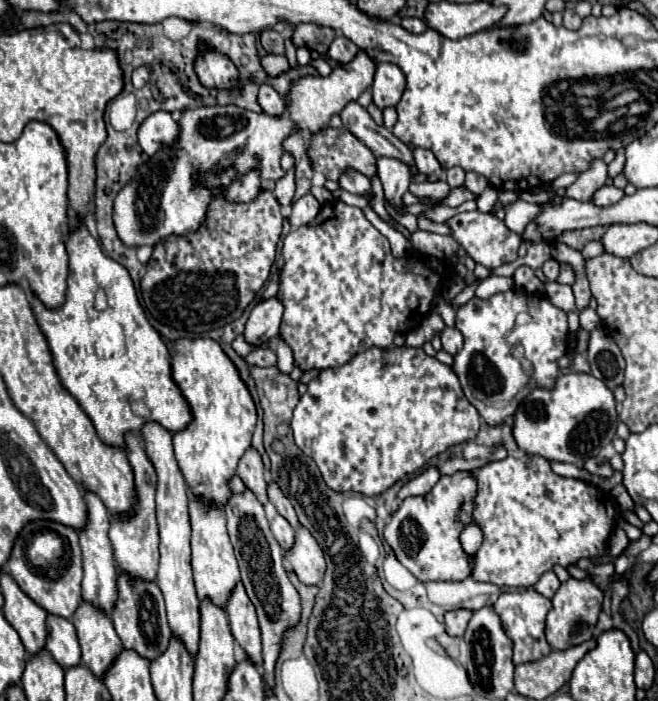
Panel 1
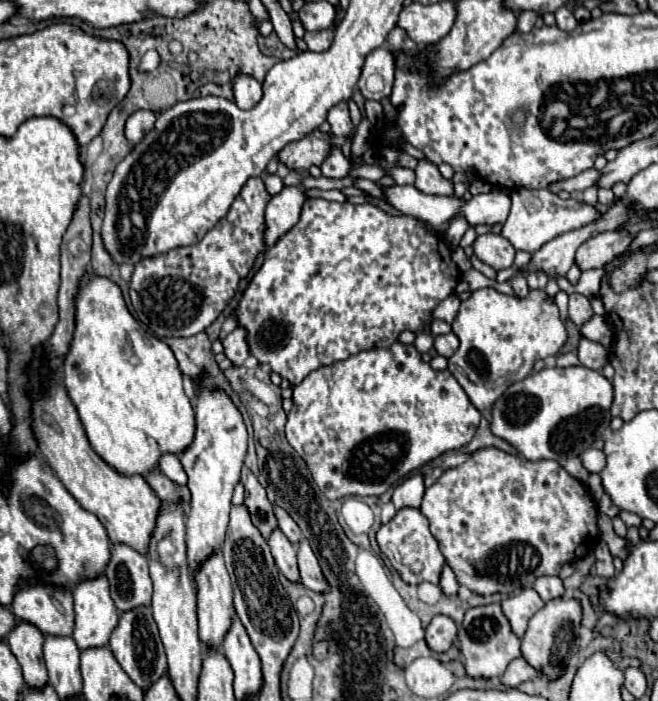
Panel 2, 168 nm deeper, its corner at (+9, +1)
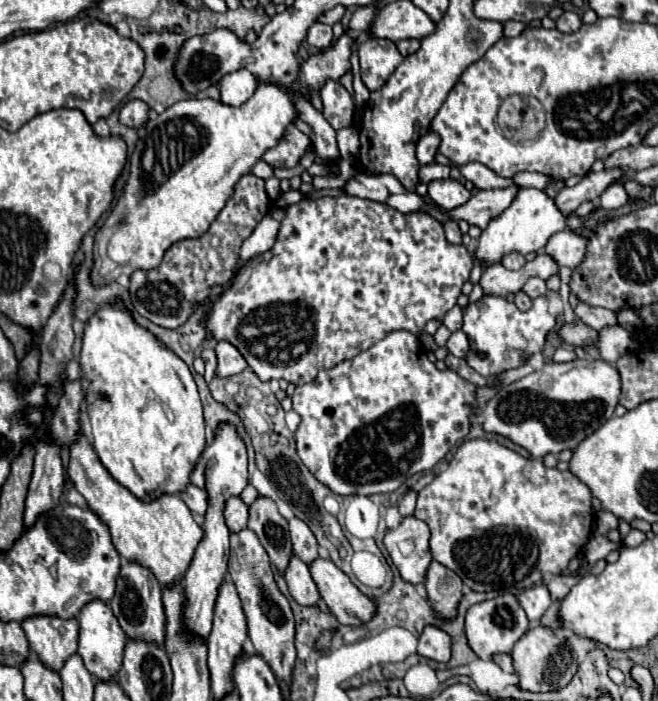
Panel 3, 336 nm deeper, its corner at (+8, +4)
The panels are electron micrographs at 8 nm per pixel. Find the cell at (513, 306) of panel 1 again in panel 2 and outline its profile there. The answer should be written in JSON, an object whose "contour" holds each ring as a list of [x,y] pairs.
{"contour":[[[494,288],[476,290],[460,304],[452,332],[458,336],[460,348],[450,360],[466,372],[470,382],[484,386],[496,386],[500,378],[504,378],[502,382],[524,380],[538,360],[556,356],[566,342],[558,306],[544,290],[532,290],[524,300],[500,294]]]}

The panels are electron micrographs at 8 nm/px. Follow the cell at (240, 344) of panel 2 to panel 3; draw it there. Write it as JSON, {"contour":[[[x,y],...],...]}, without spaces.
{"contour":[[[219,341],[215,347],[215,353],[217,353],[217,373],[215,375],[221,379],[233,377],[247,367],[245,359],[239,355],[239,351],[235,351],[235,347],[231,347],[231,343]]]}

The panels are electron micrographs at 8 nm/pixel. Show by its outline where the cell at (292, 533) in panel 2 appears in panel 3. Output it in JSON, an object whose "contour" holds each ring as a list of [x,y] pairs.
{"contour":[[[293,517],[291,521],[289,521],[289,533],[291,533],[291,541],[293,541],[293,551],[295,551],[295,555],[303,561],[303,563],[307,563],[307,565],[311,565],[319,555],[317,555],[317,539],[315,539],[315,535],[311,533],[311,529],[301,521],[301,519],[297,519],[297,517]]]}

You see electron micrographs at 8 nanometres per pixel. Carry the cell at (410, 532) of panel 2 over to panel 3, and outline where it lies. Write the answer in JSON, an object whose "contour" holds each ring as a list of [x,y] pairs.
{"contour":[[[405,517],[397,529],[387,531],[385,547],[399,569],[403,581],[407,583],[423,583],[427,567],[431,563],[429,551],[429,527],[411,517]]]}

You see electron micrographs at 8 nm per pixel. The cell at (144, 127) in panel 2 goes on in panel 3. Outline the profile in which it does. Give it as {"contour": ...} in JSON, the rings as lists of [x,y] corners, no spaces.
{"contour":[[[133,99],[133,101],[127,101],[123,107],[121,107],[121,111],[119,111],[119,121],[123,123],[123,125],[127,125],[127,127],[141,127],[143,125],[143,121],[147,119],[147,111],[149,111],[149,107],[147,107],[147,103],[143,103],[143,101],[139,101],[139,99]]]}

